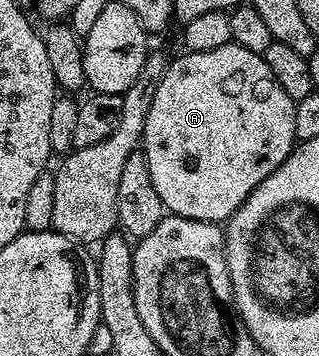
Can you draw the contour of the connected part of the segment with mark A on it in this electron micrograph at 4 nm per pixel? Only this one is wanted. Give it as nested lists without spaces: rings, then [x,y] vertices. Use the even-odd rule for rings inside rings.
[[[234,41],[224,48],[212,48],[212,52],[196,52],[195,54],[183,53],[183,58],[178,58],[167,65],[164,76],[158,81],[156,96],[152,96],[152,108],[148,108],[148,120],[144,124],[142,141],[140,143],[141,153],[146,156],[148,164],[148,176],[152,176],[152,188],[156,188],[156,196],[160,196],[163,207],[169,213],[181,218],[192,220],[204,220],[205,222],[216,222],[225,224],[230,217],[248,200],[248,196],[260,185],[265,178],[272,176],[280,164],[294,151],[296,145],[296,105],[293,98],[276,84],[276,76],[272,76],[272,68],[268,68],[265,57],[256,52],[248,52],[248,48],[238,46]]]

